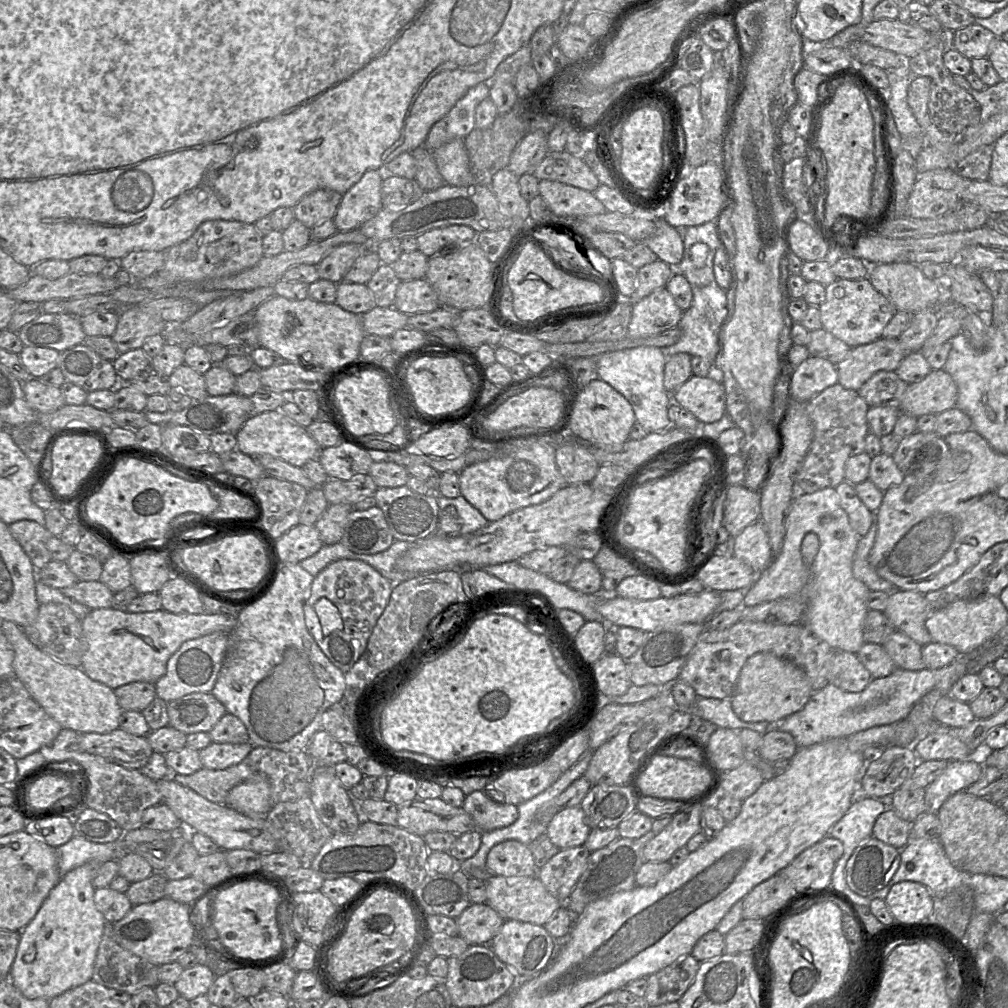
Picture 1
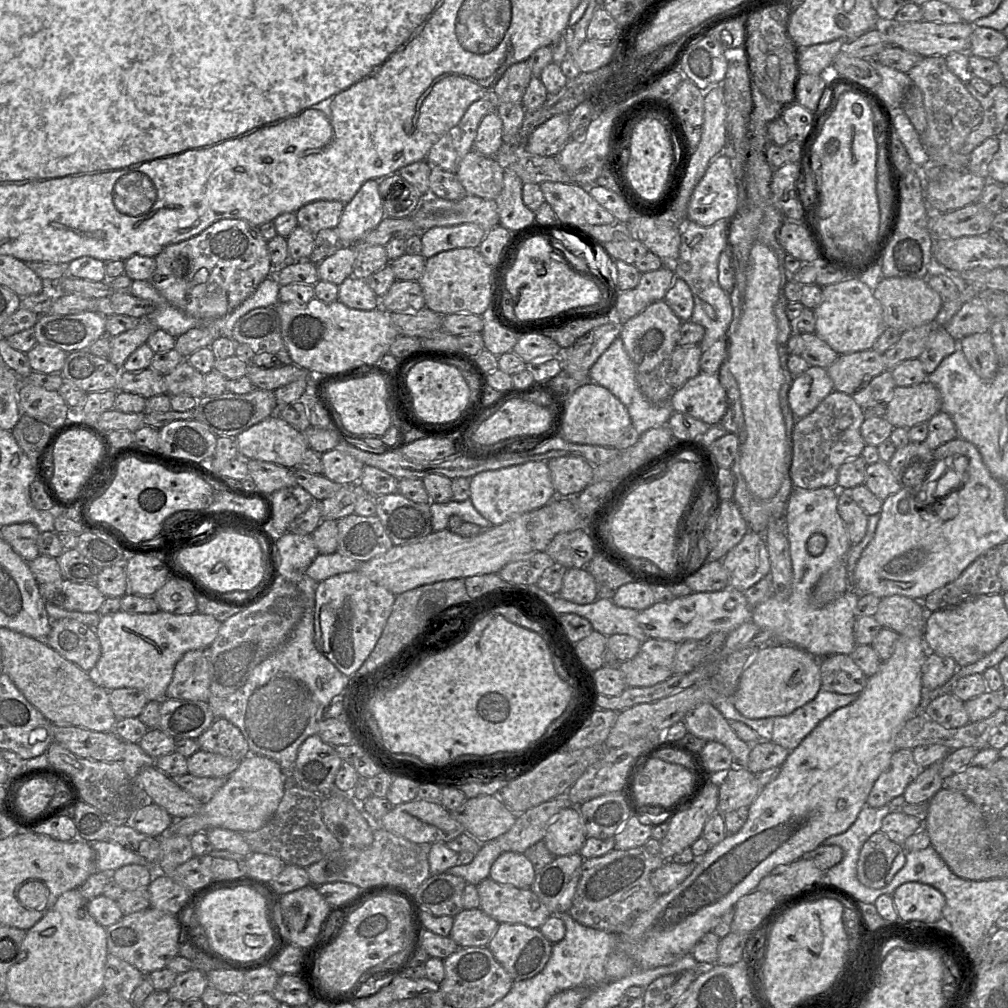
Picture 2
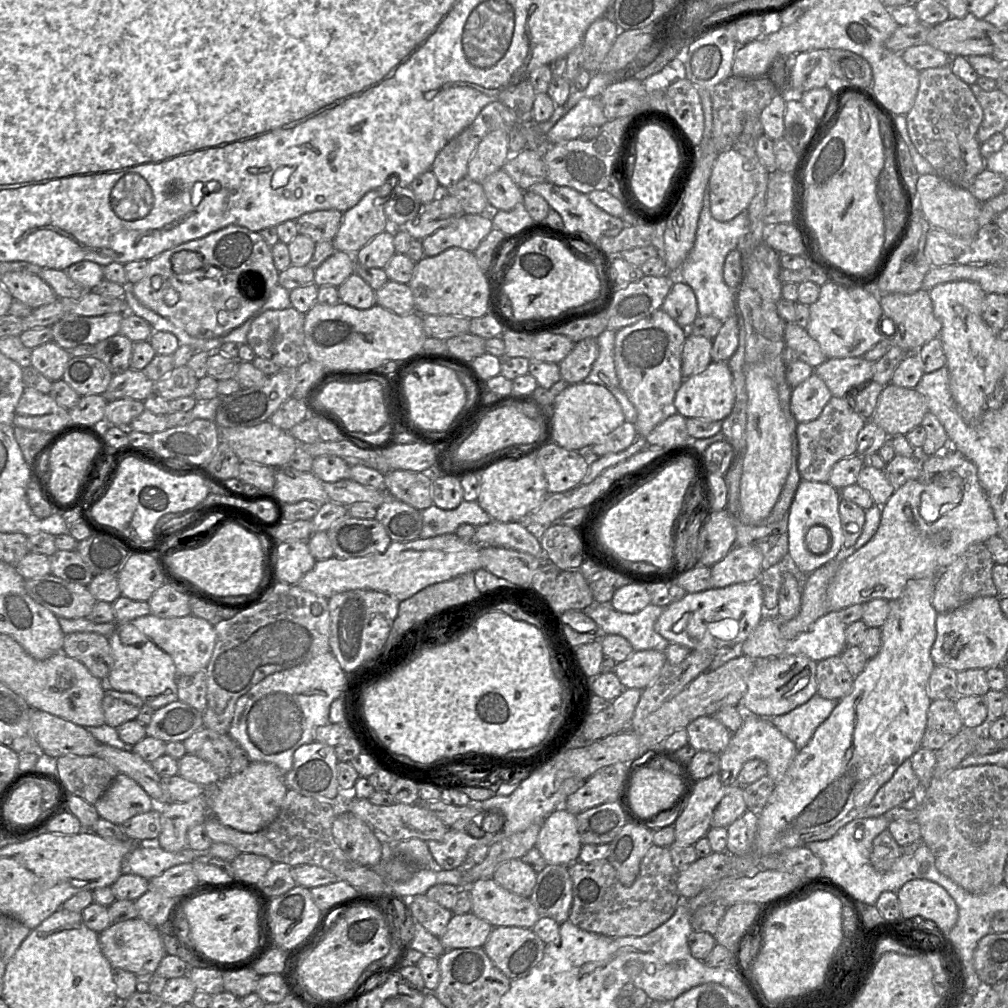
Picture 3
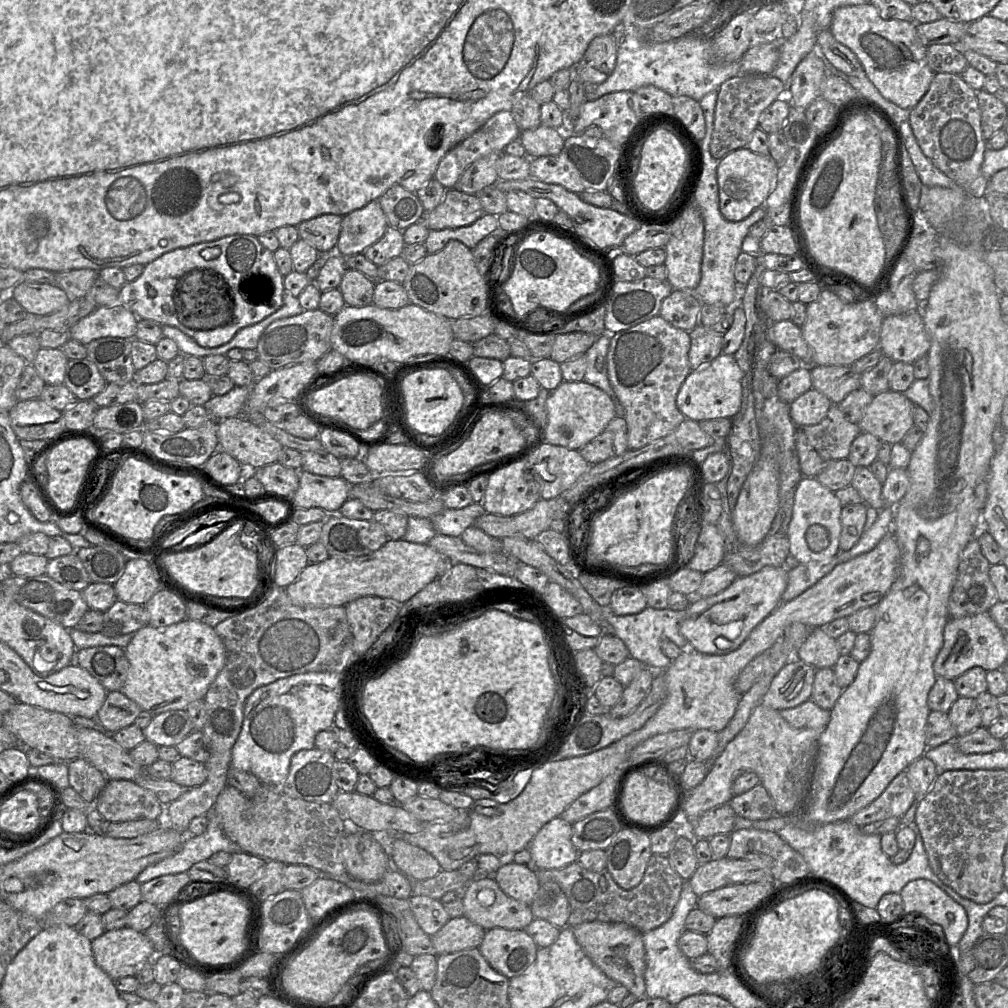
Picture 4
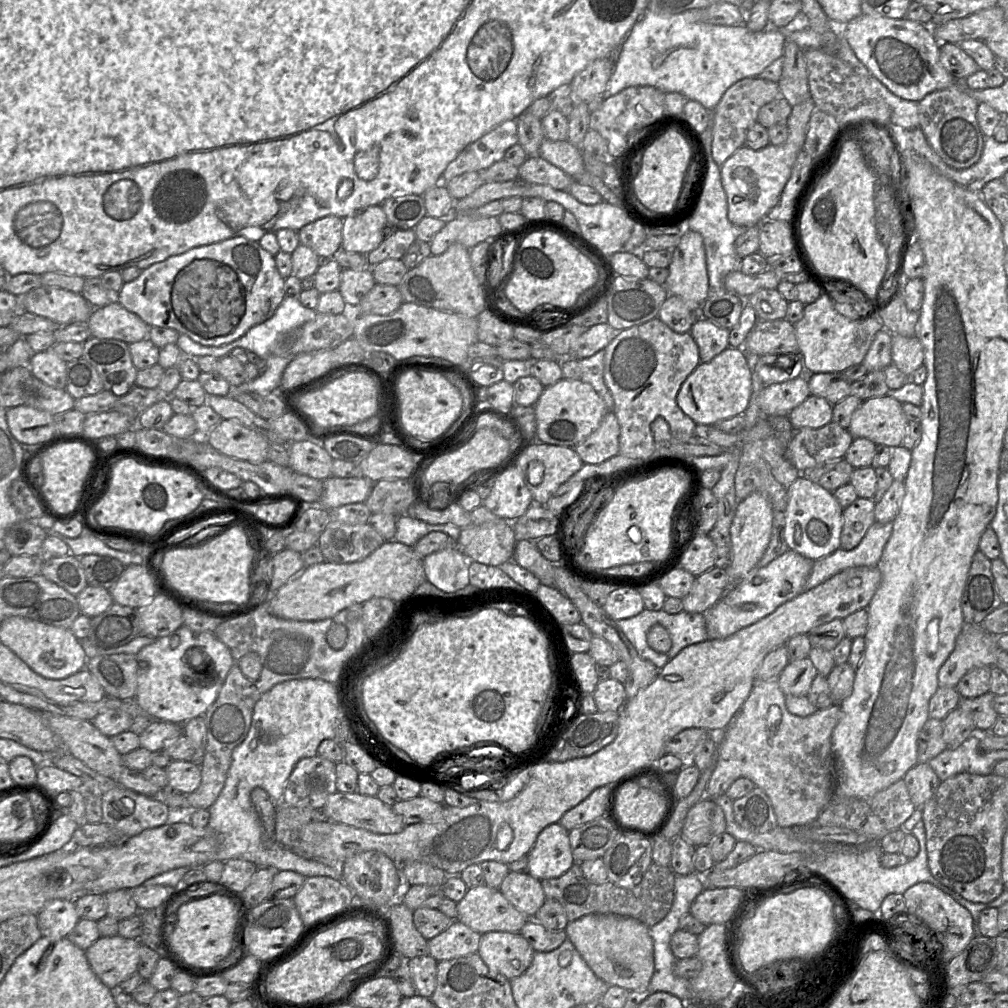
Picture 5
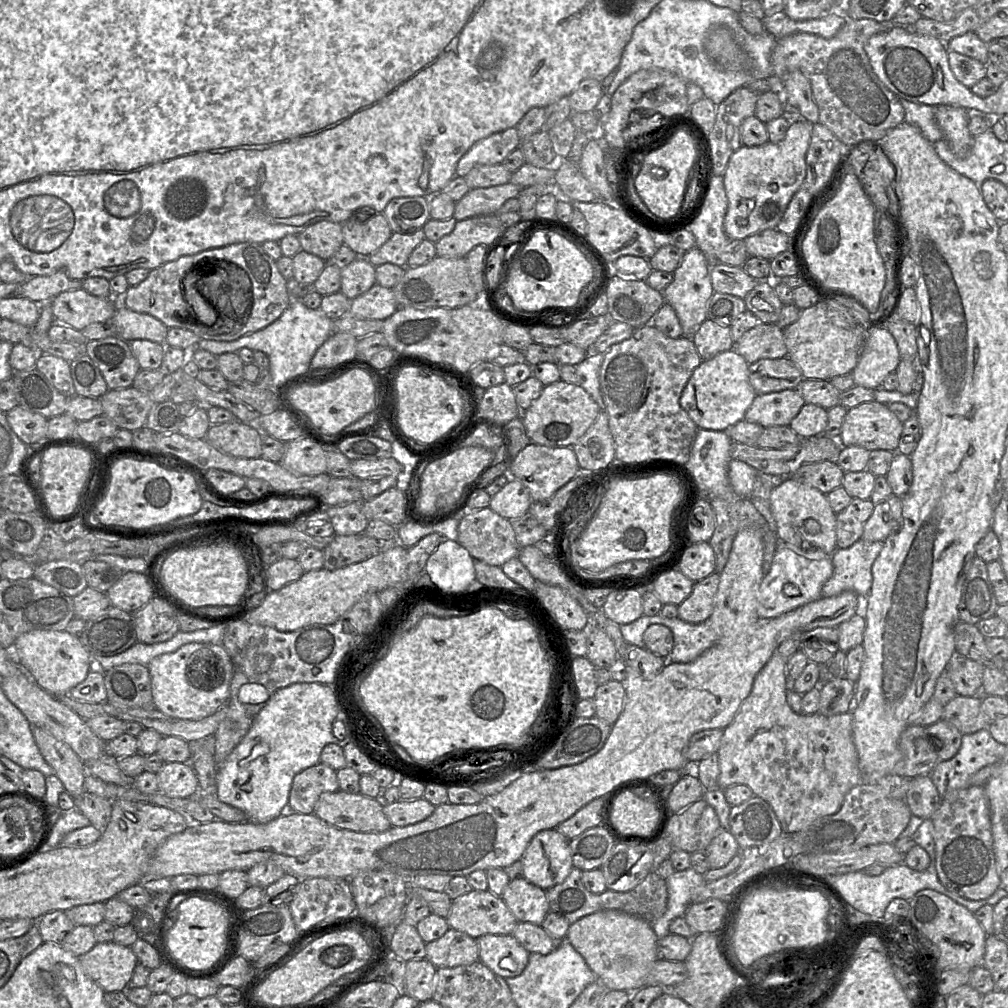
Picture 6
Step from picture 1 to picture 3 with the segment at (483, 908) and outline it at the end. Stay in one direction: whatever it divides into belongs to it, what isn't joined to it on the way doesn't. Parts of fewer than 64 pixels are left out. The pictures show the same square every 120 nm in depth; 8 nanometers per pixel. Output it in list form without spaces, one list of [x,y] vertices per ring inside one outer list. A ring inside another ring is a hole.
[[[472,912],[453,914],[438,938],[446,950],[483,947],[493,926]]]

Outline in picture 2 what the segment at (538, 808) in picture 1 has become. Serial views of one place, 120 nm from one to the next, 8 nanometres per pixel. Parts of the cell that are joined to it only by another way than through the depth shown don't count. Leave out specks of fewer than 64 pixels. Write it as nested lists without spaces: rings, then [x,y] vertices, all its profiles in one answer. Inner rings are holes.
[[[496,839],[484,843],[476,853],[474,859],[466,865],[456,865],[445,873],[460,876],[469,884],[478,885],[489,877],[490,869],[494,861],[502,853],[502,848]]]

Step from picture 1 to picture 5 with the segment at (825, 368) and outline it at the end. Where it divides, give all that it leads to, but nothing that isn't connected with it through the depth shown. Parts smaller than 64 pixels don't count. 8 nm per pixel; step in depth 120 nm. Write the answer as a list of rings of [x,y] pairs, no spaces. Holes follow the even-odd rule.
[[[810,395],[789,414],[793,429],[818,429],[832,421],[833,405],[825,398]]]

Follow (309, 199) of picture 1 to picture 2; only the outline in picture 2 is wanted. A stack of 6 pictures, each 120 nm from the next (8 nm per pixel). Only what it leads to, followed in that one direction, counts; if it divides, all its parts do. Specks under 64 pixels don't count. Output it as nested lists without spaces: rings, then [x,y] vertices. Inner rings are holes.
[[[318,200],[301,207],[295,214],[298,226],[313,234],[323,229],[336,228],[345,204],[340,201]]]

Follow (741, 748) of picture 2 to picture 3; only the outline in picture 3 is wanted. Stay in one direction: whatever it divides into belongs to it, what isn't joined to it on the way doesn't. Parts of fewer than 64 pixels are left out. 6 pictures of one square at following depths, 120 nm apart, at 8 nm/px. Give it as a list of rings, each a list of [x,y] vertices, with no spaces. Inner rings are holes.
[[[713,715],[696,718],[686,729],[688,743],[697,751],[710,751],[717,754],[726,749],[733,734]]]

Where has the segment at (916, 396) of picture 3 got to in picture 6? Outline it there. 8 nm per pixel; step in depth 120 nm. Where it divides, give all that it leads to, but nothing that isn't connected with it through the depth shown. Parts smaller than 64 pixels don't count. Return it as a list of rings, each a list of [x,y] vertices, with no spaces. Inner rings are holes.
[[[873,400],[848,409],[838,441],[842,447],[859,446],[868,451],[882,449],[897,452],[902,431],[903,423],[888,406]]]

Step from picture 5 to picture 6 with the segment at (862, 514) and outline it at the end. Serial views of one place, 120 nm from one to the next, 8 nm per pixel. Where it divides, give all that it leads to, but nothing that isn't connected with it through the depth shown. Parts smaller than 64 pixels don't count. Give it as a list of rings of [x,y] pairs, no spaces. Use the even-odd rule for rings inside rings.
[[[853,498],[836,520],[837,548],[849,548],[862,538],[864,526],[873,514],[875,504],[870,499]]]

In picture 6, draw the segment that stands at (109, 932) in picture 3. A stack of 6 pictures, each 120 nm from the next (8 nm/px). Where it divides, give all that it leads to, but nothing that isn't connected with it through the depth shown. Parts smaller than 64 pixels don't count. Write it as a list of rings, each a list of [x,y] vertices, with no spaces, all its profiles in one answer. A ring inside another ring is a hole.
[[[114,941],[96,943],[79,958],[85,974],[105,993],[125,991],[138,963],[131,947]]]

